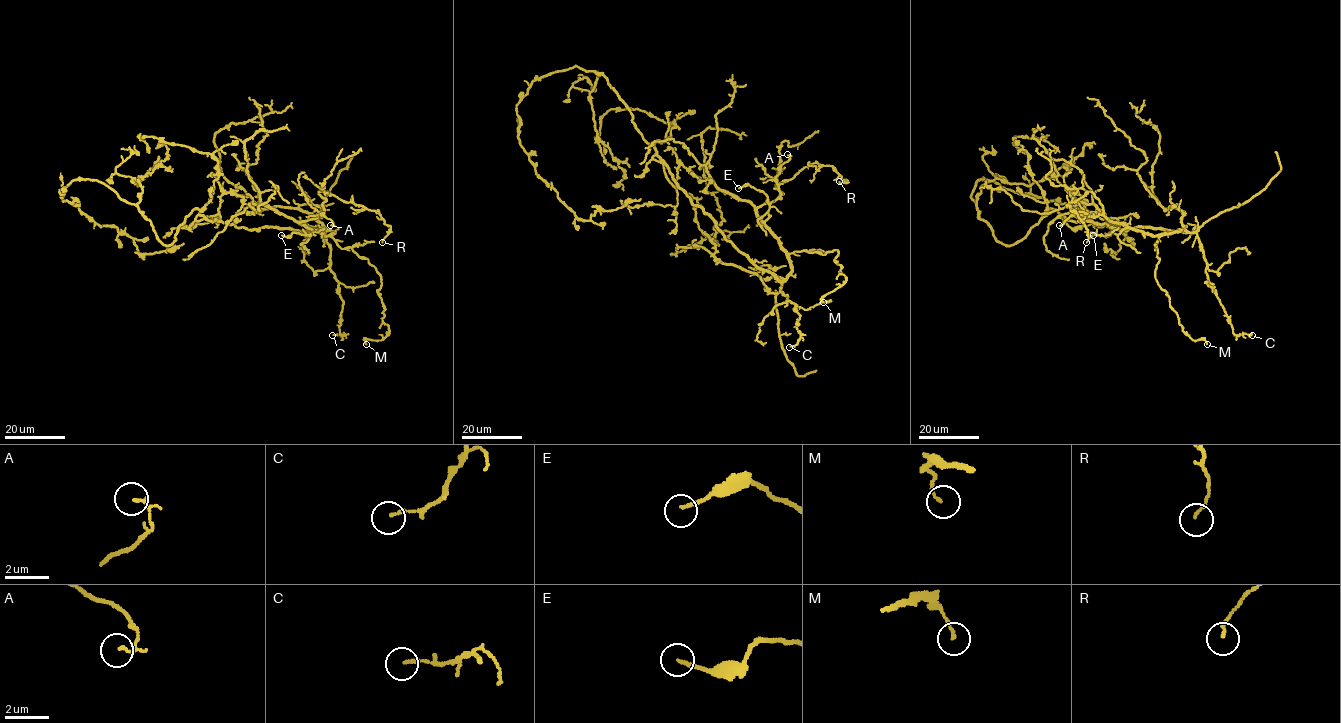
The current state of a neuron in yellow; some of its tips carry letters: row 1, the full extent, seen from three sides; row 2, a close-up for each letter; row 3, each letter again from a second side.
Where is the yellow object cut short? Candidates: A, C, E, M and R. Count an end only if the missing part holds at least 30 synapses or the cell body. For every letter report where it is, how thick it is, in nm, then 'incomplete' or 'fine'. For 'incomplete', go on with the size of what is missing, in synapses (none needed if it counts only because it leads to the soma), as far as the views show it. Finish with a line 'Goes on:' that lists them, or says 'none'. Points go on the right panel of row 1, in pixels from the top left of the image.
A: (1059, 225) | 90 nm | fine
C: (1252, 335) | 130 nm | fine
E: (1093, 235) | 160 nm | fine
M: (1207, 344) | 120 nm | fine
R: (1086, 242) | 110 nm | fine
Goes on: none

